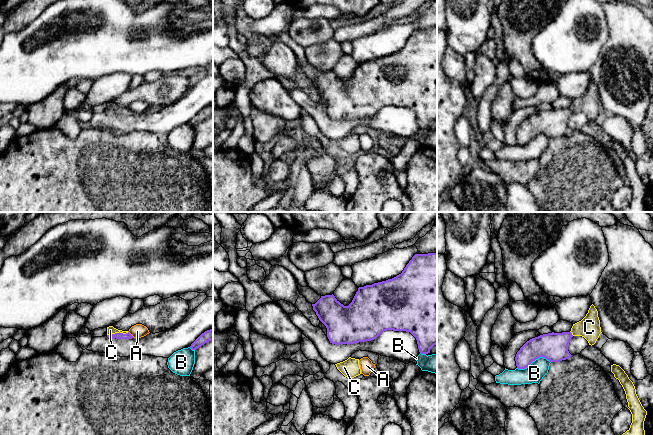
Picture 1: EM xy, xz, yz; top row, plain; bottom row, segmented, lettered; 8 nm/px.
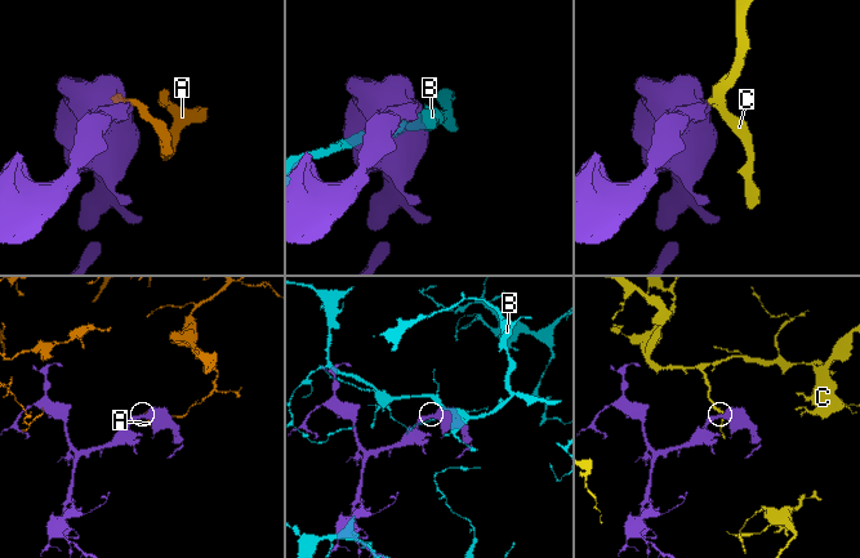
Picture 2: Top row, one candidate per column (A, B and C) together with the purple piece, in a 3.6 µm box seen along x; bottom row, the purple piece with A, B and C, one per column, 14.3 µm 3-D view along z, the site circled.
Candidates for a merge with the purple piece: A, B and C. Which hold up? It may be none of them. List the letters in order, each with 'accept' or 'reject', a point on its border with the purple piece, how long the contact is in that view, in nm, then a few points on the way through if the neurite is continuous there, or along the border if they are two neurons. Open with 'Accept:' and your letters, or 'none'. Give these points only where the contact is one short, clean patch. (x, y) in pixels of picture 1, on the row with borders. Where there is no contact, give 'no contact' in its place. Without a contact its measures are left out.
Accept: C
A: reject | xy (130, 334) | 80 nm | along xy (128, 331), (134, 337)
B: reject | yz (533, 360) | 280 nm
C: accept | xy (117, 333) | 180 nm | across xy (119, 335), (117, 333), (110, 330)

